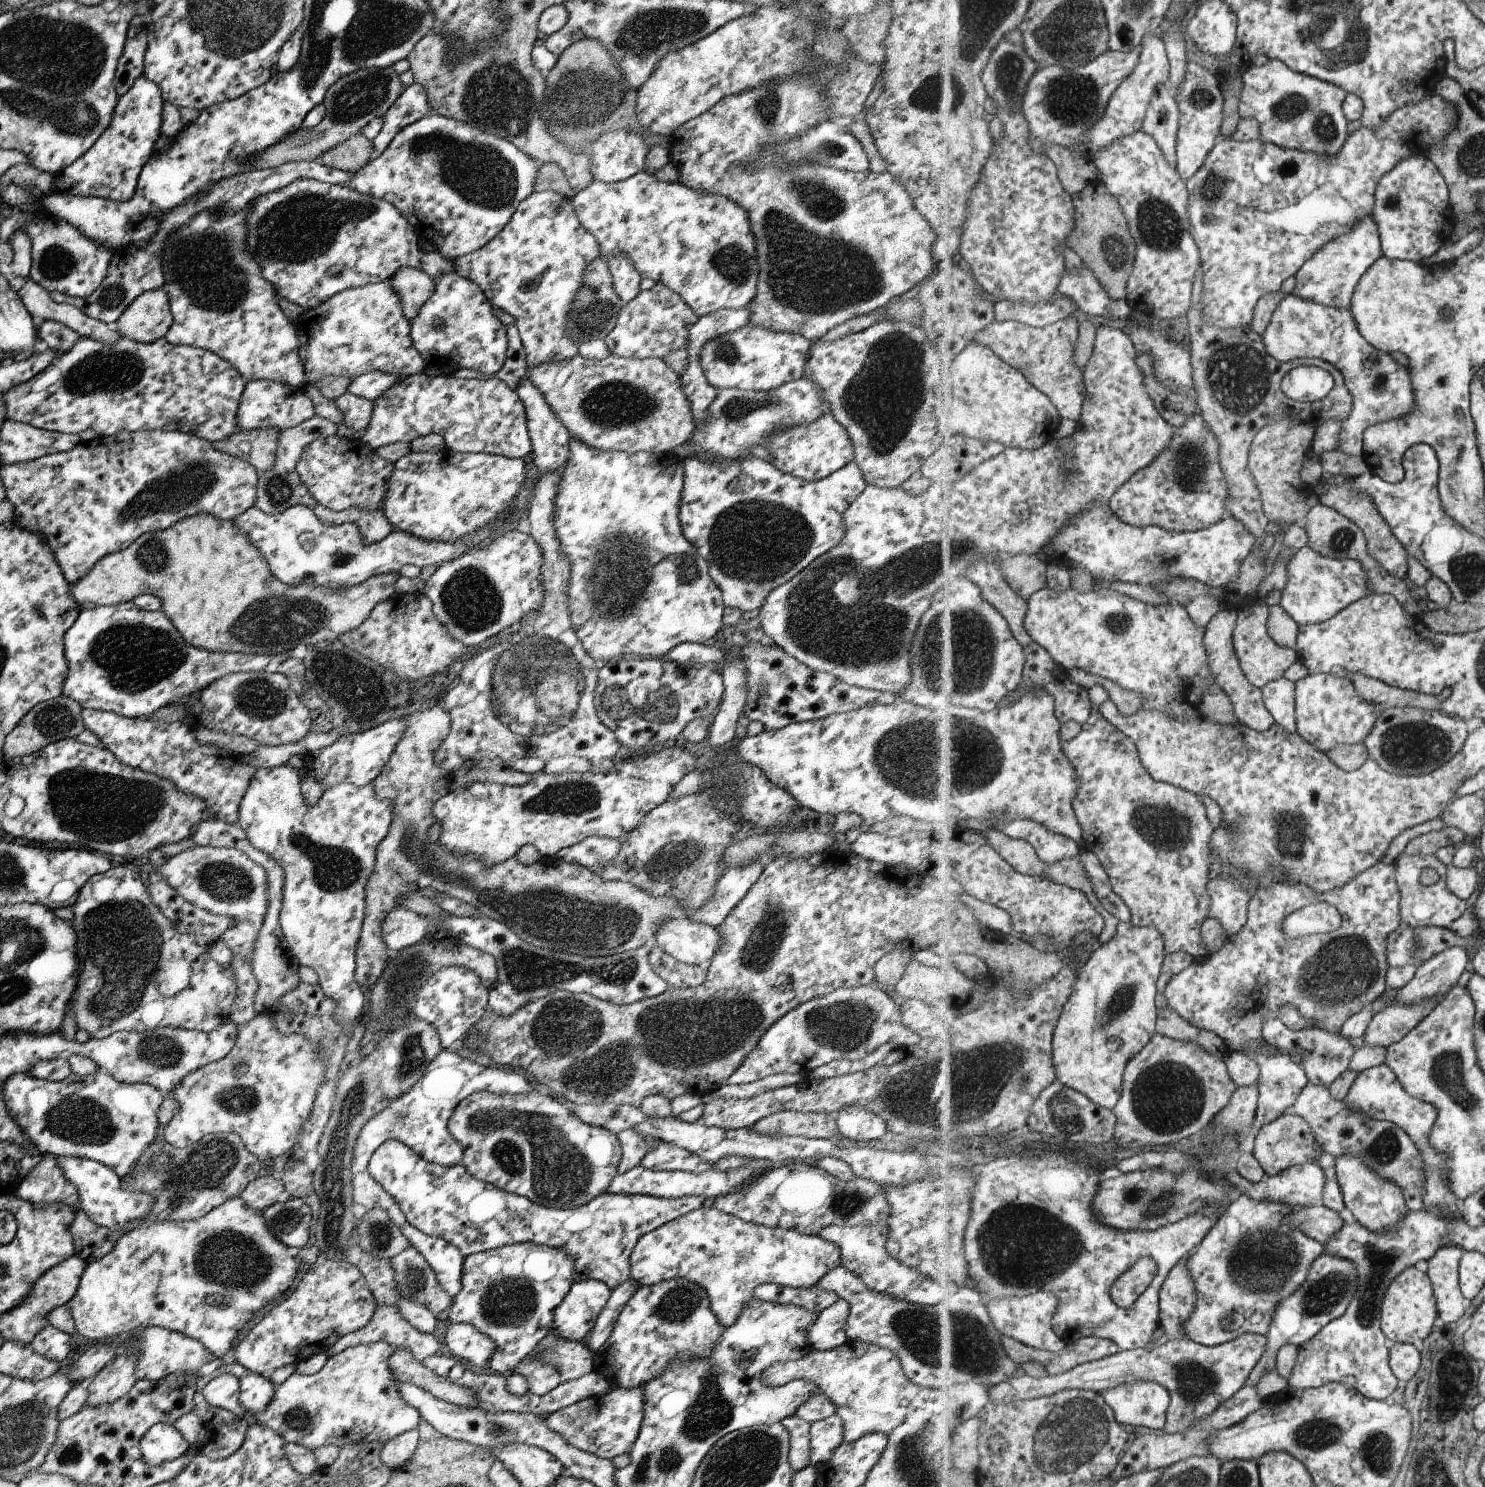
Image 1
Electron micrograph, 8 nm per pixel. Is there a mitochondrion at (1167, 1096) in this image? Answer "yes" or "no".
yes

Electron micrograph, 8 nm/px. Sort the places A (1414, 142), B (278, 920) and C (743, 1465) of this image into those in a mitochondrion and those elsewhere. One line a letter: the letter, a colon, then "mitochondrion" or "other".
A: other
B: other
C: mitochondrion

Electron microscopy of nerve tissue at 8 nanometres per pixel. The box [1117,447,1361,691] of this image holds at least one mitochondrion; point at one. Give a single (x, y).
(1341, 539)

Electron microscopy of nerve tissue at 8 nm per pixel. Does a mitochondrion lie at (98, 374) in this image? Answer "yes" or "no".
yes

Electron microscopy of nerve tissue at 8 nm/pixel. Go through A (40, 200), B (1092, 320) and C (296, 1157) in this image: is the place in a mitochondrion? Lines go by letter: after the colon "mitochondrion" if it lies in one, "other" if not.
A: other
B: other
C: other

